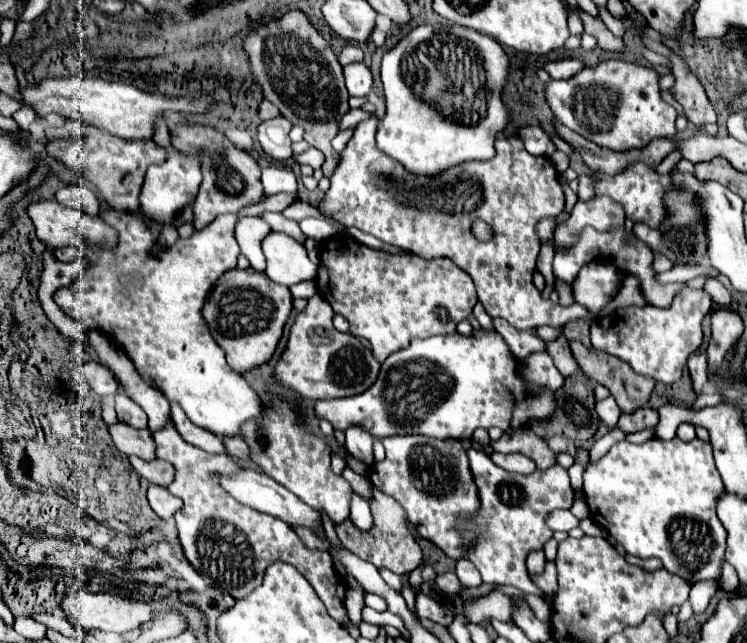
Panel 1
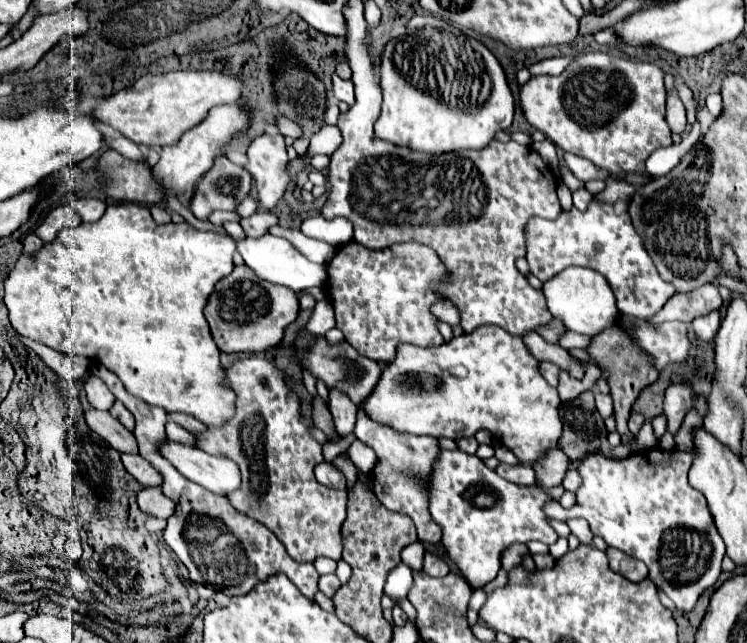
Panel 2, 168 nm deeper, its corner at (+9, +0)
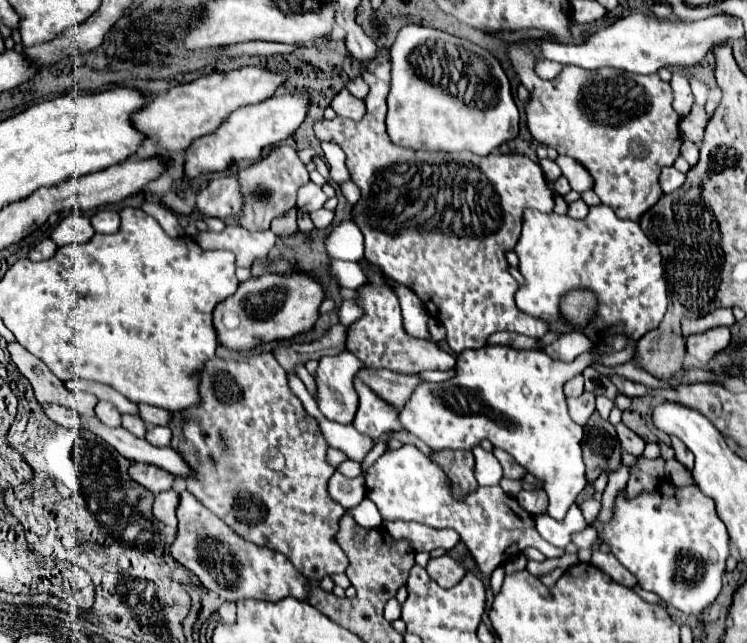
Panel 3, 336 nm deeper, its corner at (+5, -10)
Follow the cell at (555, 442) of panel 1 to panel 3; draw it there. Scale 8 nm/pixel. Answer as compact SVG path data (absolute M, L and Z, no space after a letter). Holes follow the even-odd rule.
M662 479L660 485L654 491L642 491L636 497L628 497L626 489L622 489L612 507L612 519L600 521L594 519L592 527L596 529L602 543L610 547L610 553L616 555L616 559L636 575L638 583L646 591L654 591L660 595L668 605L674 605L686 615L698 615L710 605L720 589L722 589L722 575L726 569L726 559L730 555L728 549L728 533L724 523L718 519L714 501L700 493L696 485L682 485L676 487L672 481Z

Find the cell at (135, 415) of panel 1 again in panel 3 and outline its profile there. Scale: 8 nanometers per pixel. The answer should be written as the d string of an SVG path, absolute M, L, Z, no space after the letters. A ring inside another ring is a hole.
M122 415L122 427L126 427L132 435L136 437L144 437L146 435L146 425L142 423L140 417L132 417L132 415Z

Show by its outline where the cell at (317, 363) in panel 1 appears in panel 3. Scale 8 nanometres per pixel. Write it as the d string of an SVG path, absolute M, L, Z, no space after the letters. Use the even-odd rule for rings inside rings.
M360 369L356 377L364 385L368 385L380 399L384 399L396 409L402 409L406 399L410 399L414 387L422 383L418 375L400 375L382 369Z

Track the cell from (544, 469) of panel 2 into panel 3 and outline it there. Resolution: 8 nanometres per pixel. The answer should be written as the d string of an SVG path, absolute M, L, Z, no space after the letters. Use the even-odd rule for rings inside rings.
M591 498L584 501L579 507L587 525L590 526L601 510L601 502Z

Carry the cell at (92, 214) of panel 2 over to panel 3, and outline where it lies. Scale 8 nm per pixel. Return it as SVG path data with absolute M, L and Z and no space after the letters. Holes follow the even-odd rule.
M100 209L90 217L90 223L96 229L96 233L116 233L120 227L120 217L116 211Z

